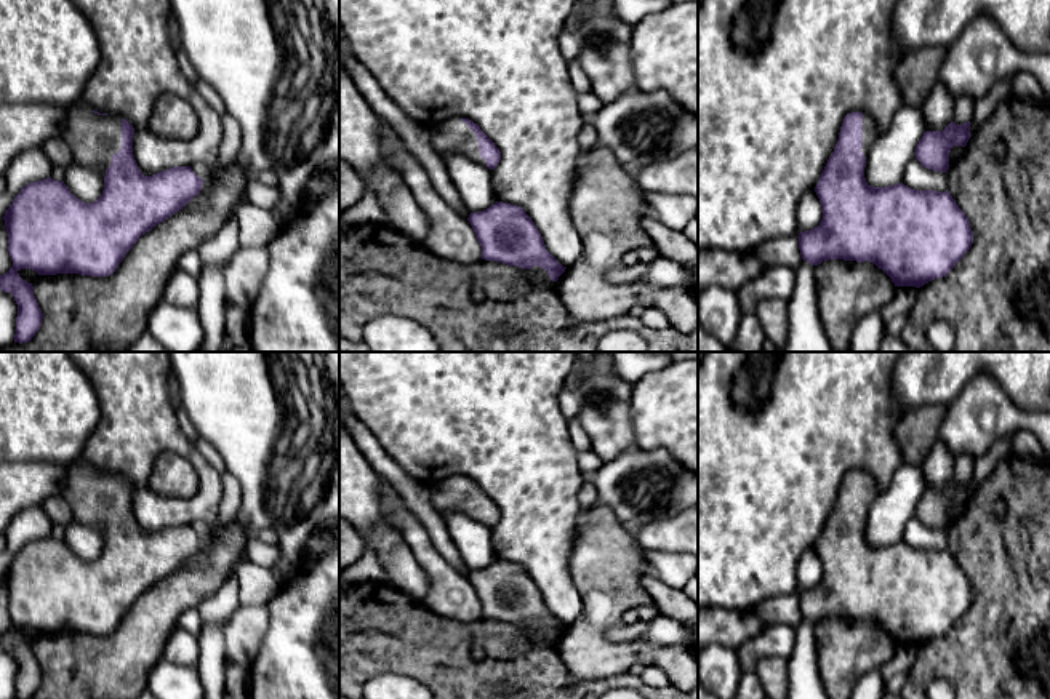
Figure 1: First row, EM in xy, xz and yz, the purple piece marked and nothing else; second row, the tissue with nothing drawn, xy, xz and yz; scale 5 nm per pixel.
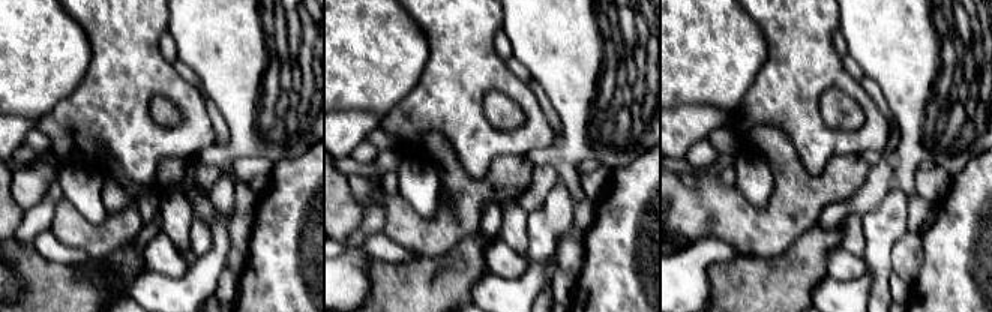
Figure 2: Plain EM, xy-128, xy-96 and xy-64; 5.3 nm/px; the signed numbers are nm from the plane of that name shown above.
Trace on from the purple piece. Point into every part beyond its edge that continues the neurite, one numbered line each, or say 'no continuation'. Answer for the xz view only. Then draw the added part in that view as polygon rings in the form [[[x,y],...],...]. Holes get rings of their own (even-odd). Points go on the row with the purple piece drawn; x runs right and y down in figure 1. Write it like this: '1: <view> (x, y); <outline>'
1: xz (453, 136); [[[459,117],[448,118],[432,128],[431,144],[440,157],[463,155],[487,166],[480,157],[475,133]]]

